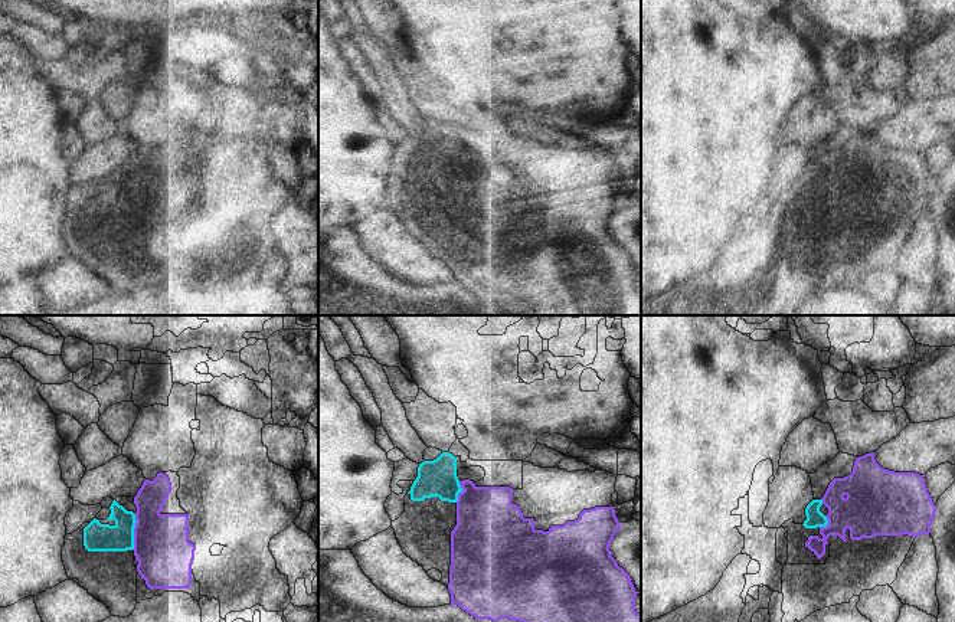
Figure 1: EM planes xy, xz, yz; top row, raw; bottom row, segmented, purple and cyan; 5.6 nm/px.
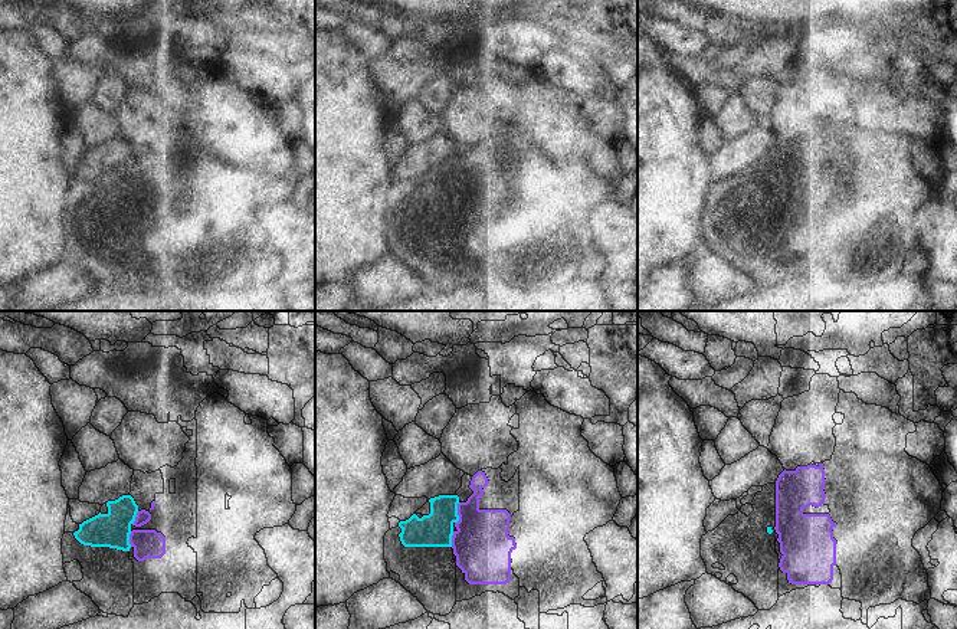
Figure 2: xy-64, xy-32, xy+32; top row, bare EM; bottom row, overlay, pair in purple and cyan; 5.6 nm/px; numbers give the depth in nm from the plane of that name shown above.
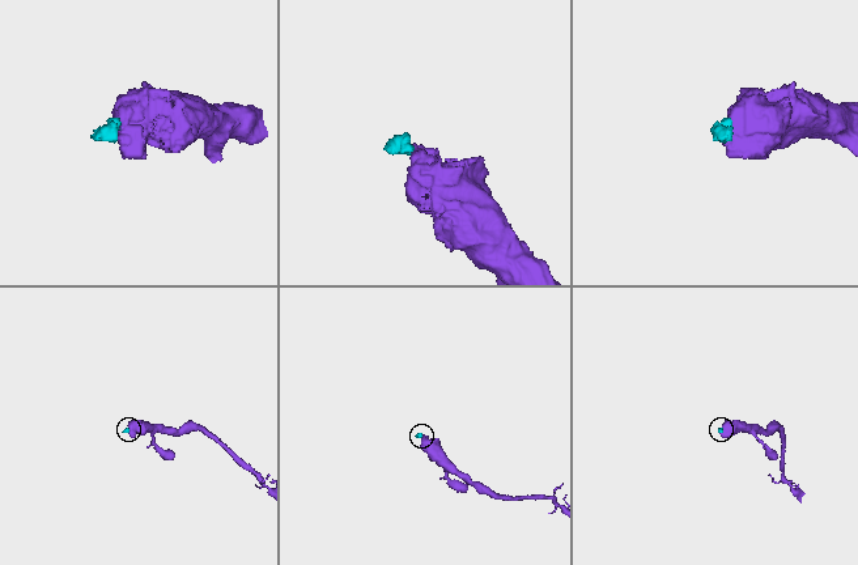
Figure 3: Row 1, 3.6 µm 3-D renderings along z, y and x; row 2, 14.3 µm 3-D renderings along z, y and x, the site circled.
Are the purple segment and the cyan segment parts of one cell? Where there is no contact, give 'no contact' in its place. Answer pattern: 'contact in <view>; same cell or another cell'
contact in xy; same cell

